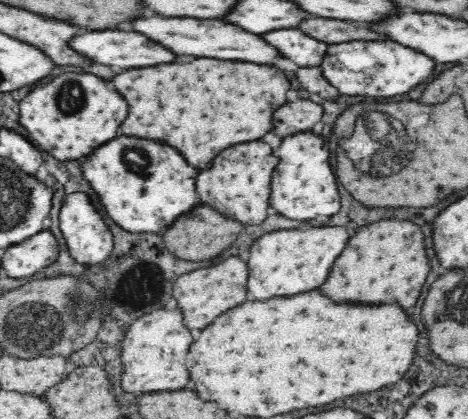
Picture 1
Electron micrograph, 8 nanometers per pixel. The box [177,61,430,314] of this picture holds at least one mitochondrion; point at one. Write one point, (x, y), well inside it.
(379, 141)

